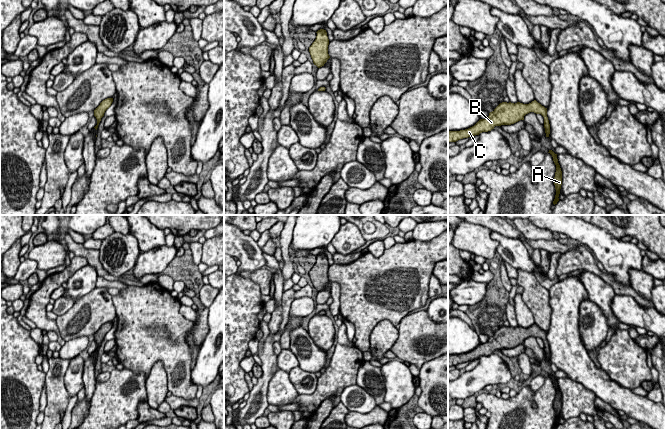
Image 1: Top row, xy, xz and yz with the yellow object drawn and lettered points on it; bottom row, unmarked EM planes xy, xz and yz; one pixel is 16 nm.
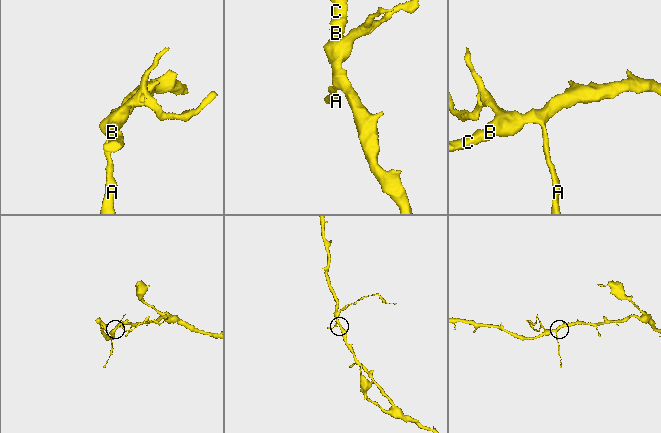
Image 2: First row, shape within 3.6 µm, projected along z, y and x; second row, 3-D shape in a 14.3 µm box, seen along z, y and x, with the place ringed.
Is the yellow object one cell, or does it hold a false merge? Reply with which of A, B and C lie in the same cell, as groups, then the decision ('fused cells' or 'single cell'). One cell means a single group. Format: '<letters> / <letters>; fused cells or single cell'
A / B C; fused cells

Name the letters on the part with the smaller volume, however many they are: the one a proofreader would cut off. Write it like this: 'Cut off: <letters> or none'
Cut off: A

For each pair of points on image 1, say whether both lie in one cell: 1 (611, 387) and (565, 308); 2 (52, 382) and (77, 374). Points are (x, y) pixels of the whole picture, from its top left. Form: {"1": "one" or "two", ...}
{"1": "one", "2": "two"}

